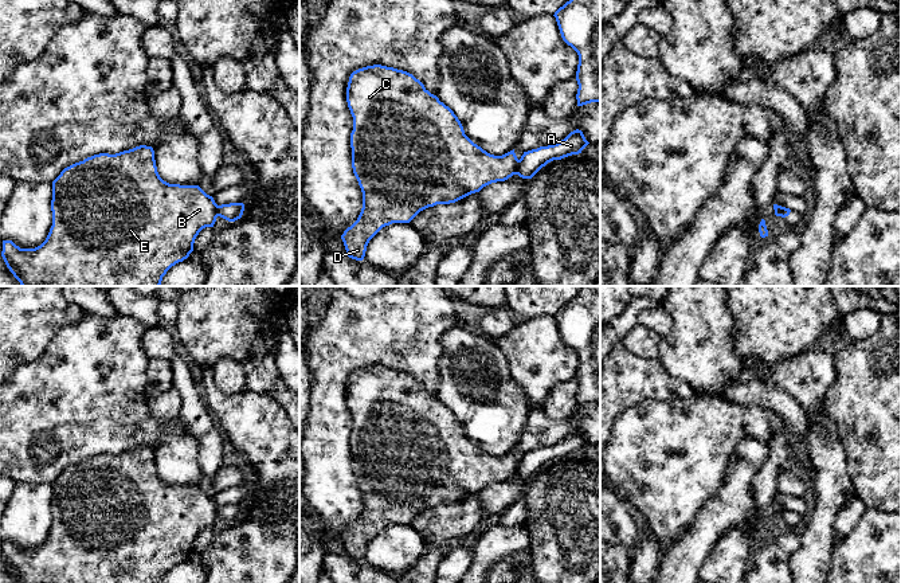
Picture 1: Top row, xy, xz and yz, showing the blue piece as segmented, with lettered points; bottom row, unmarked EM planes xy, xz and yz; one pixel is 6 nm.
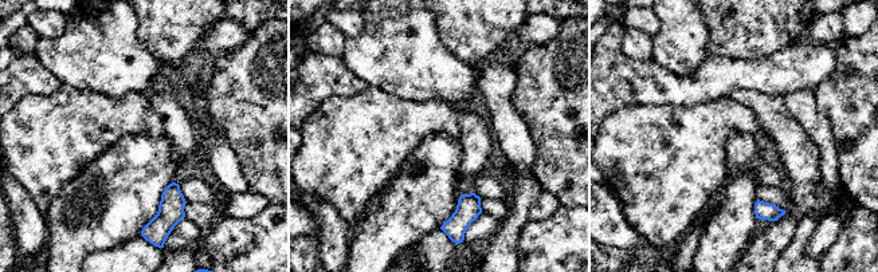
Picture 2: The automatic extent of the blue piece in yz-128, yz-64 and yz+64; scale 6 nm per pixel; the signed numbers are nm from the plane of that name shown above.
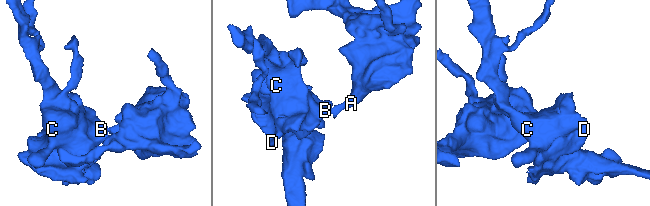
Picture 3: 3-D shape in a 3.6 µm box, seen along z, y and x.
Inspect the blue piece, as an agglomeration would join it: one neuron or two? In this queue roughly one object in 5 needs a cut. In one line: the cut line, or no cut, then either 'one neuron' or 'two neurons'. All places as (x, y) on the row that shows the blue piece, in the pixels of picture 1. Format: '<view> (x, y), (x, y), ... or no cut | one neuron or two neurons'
xz (520, 160), (514, 173) | two neurons

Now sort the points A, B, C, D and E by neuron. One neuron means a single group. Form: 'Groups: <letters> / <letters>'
Groups: A / B C D E

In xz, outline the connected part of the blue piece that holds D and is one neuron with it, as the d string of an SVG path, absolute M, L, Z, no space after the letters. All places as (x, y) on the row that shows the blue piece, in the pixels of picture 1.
M381 64L353 71L346 102L353 117L352 168L363 192L361 212L341 235L352 259L364 259L369 240L383 227L410 223L428 207L455 203L516 175L520 160L514 149L494 156L474 144L454 111L407 71Z

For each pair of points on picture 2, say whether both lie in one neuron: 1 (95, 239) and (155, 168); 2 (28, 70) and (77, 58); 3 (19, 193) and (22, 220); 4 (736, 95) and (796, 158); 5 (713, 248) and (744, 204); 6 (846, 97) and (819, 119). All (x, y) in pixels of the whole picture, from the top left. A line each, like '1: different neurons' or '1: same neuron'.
1: same neuron
2: different neurons
3: same neuron
4: same neuron
5: same neuron
6: different neurons

